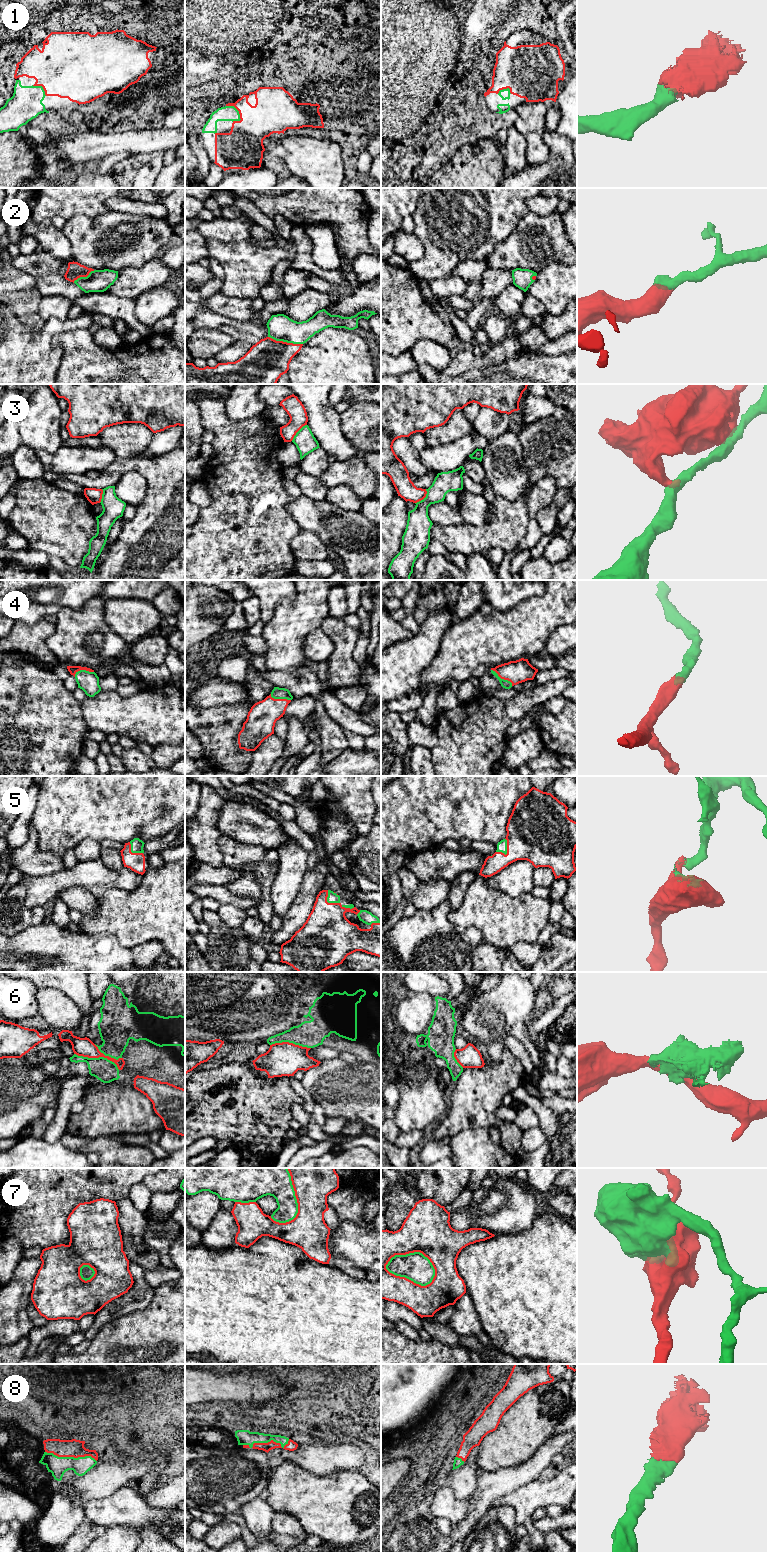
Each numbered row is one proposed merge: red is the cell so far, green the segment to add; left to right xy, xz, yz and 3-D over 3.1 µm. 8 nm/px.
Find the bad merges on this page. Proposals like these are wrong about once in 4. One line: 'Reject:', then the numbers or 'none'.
Reject: 3, 6, 7

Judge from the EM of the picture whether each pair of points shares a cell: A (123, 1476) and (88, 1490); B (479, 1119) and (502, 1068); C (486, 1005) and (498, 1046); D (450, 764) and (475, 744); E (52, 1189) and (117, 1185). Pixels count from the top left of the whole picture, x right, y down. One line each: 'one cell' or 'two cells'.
A: one cell
B: one cell
C: two cells
D: one cell
E: one cell

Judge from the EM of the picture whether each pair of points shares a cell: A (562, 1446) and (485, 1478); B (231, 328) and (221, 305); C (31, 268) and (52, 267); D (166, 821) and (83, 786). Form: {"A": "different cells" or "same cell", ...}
{"A": "same cell", "B": "different cells", "C": "same cell", "D": "same cell"}

